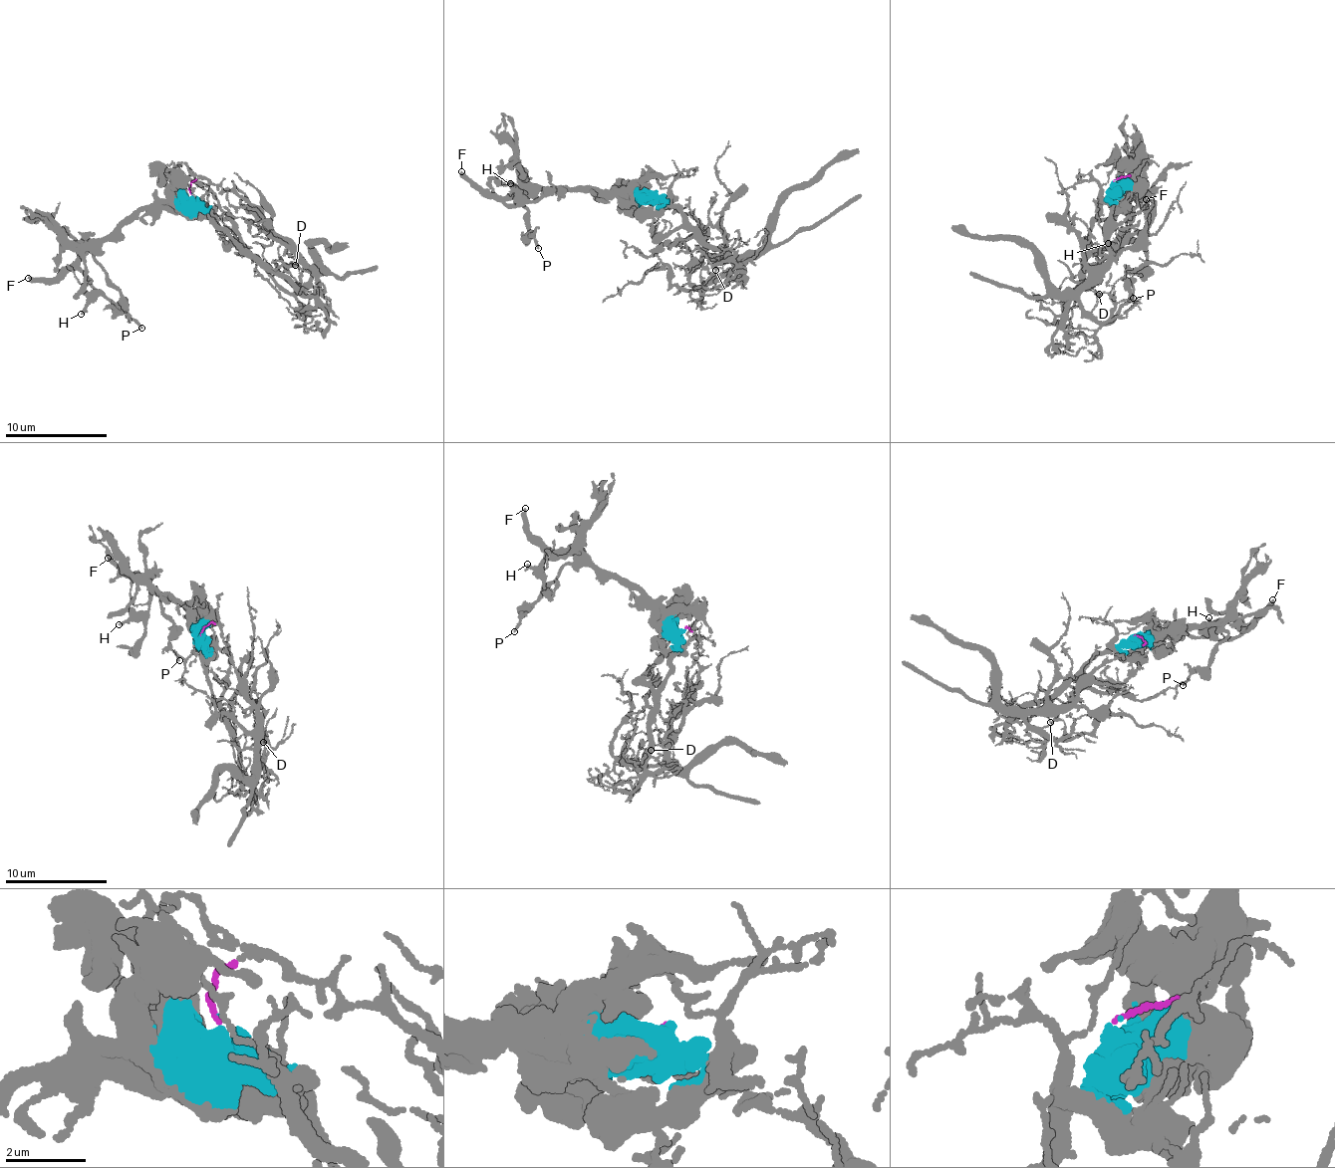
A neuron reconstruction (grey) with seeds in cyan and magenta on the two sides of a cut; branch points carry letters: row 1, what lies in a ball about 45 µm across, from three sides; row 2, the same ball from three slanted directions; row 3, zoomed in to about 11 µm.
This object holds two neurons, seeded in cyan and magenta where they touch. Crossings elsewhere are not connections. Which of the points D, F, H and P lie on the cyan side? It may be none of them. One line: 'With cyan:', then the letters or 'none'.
With cyan: F, H, P

